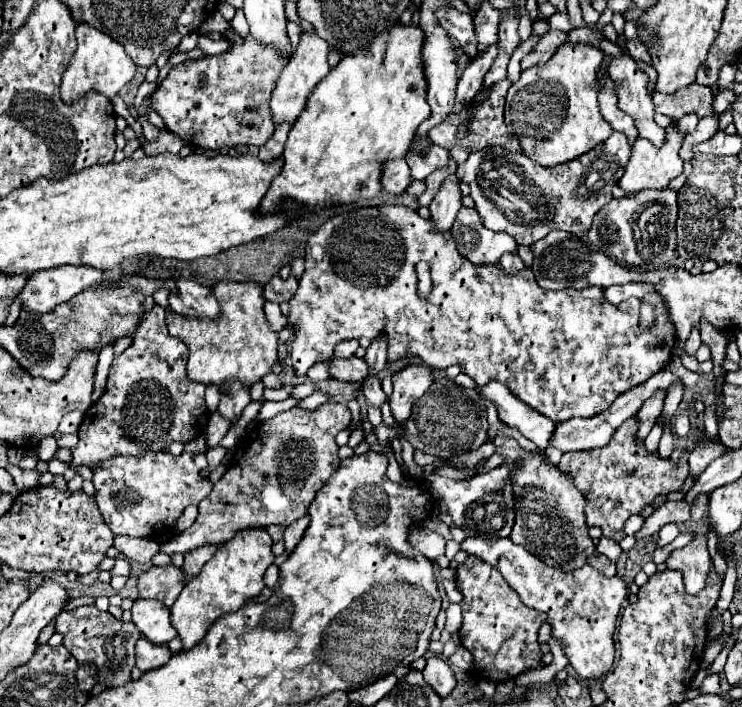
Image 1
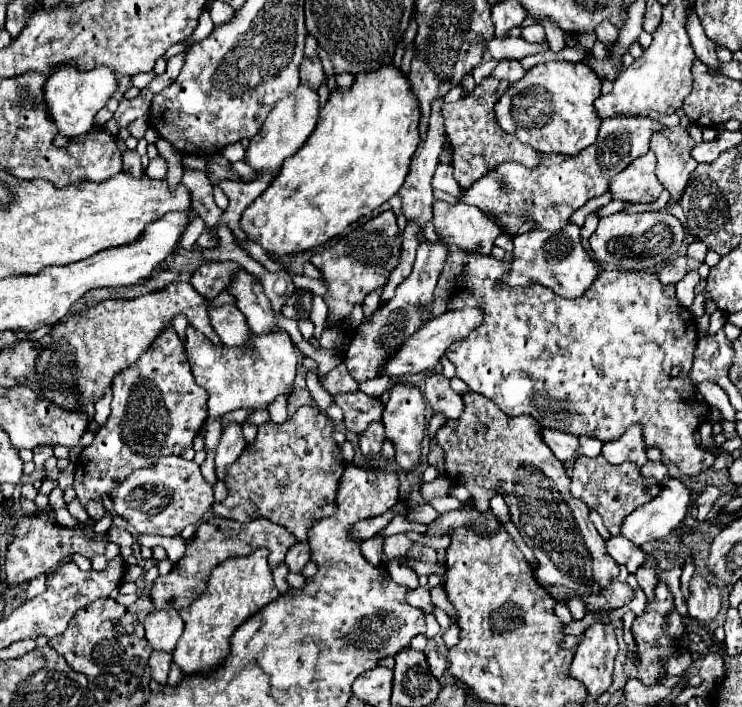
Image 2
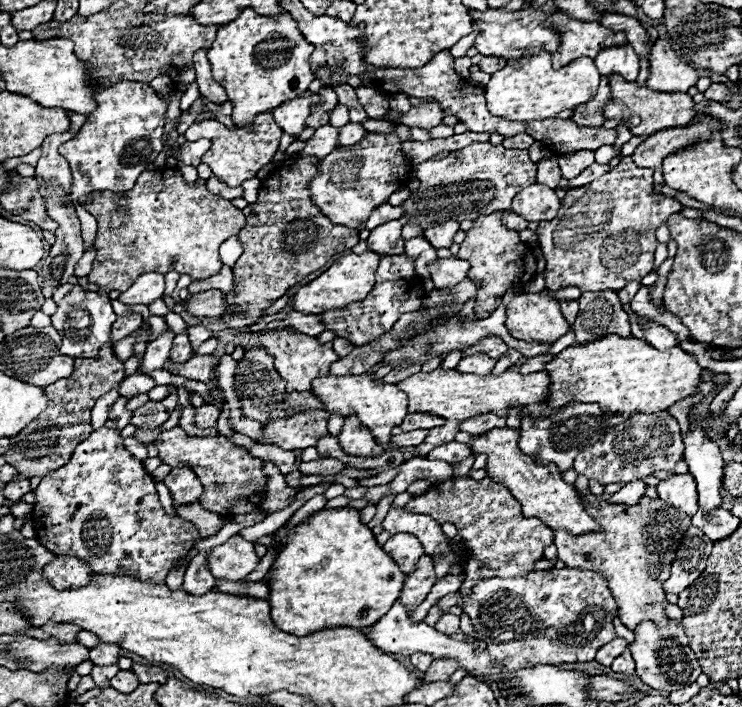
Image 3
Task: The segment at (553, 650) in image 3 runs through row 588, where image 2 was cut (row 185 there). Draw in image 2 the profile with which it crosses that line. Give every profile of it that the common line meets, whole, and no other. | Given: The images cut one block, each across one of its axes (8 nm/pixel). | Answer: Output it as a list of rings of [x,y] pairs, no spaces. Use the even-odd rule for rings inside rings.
[[[650,118],[602,120],[596,142],[590,148],[584,148],[578,156],[540,154],[540,164],[536,168],[526,168],[512,160],[502,162],[476,180],[470,188],[462,190],[460,198],[466,204],[478,206],[486,216],[494,216],[506,234],[520,236],[530,230],[554,232],[562,228],[562,224],[566,224],[570,216],[590,198],[608,192],[610,180],[632,160],[648,152],[654,128],[660,128],[660,124]]]

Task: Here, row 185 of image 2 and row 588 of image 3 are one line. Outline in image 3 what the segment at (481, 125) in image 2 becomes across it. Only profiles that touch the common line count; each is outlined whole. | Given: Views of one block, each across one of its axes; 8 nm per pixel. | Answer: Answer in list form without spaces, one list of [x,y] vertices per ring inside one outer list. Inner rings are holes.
[[[488,474],[482,480],[460,476],[434,484],[434,488],[413,498],[406,506],[412,512],[432,516],[438,524],[452,522],[458,528],[458,536],[464,540],[466,552],[470,554],[464,560],[464,582],[458,590],[460,596],[468,596],[478,580],[526,576],[526,572],[534,572],[534,564],[554,540],[554,530],[538,518],[522,516],[522,508],[510,490]]]

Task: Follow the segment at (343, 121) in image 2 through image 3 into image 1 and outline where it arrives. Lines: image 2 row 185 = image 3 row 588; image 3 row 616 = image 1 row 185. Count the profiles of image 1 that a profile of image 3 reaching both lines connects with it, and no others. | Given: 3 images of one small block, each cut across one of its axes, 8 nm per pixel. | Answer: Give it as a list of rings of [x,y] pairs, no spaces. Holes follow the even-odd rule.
[[[394,24],[392,28],[374,36],[366,50],[348,52],[334,68],[330,68],[328,76],[314,86],[306,100],[306,108],[292,124],[282,154],[284,168],[280,176],[272,180],[272,186],[262,200],[262,212],[274,212],[284,196],[298,200],[306,212],[314,212],[332,204],[374,198],[382,192],[382,184],[378,184],[382,160],[404,158],[420,122],[430,116],[430,106],[426,102],[428,84],[424,76],[422,44],[424,32],[420,26]]]

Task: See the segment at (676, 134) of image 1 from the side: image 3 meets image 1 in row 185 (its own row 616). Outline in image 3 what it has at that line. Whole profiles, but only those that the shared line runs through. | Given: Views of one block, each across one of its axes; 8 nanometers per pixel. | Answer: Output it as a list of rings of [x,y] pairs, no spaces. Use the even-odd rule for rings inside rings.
[[[594,494],[582,496],[582,502],[586,510],[594,510],[590,516],[598,520],[602,532],[574,536],[566,530],[554,530],[558,560],[562,560],[568,568],[590,568],[604,572],[618,602],[618,616],[628,630],[634,630],[642,620],[664,626],[668,622],[664,612],[668,600],[662,590],[662,582],[670,576],[674,550],[690,526],[690,516],[678,512],[662,500],[650,500],[648,496],[644,496],[634,506],[608,504],[598,500]]]

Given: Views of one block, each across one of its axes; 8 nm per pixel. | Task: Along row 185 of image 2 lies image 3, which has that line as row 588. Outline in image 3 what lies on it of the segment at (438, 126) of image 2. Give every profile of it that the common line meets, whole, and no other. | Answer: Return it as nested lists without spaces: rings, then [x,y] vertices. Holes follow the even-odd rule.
[[[422,556],[422,560],[418,560],[414,574],[404,578],[404,588],[400,594],[400,602],[404,604],[404,608],[408,610],[408,614],[412,614],[428,596],[428,592],[432,590],[436,582],[436,574],[434,574],[434,564],[430,556]]]

